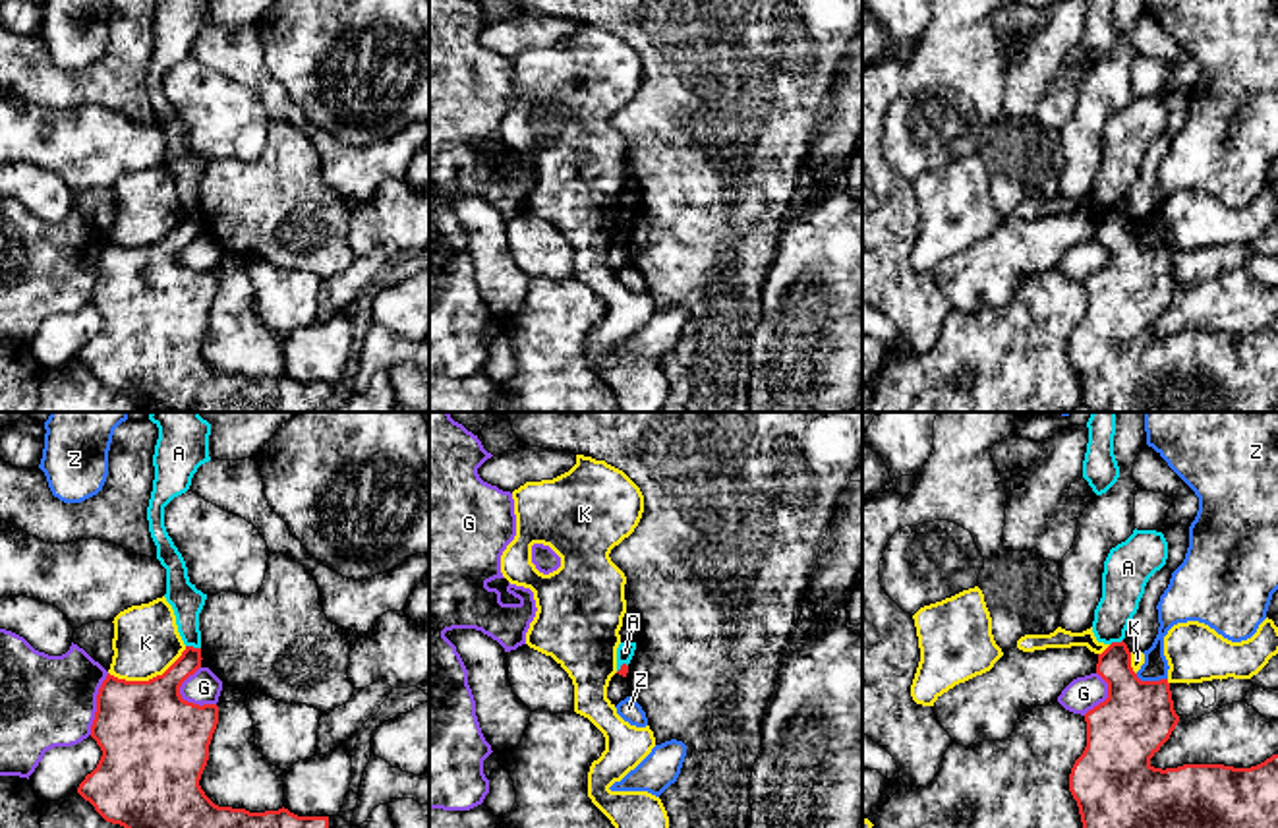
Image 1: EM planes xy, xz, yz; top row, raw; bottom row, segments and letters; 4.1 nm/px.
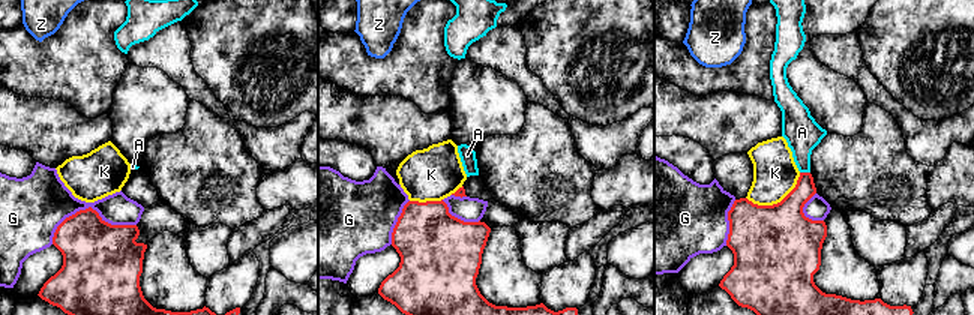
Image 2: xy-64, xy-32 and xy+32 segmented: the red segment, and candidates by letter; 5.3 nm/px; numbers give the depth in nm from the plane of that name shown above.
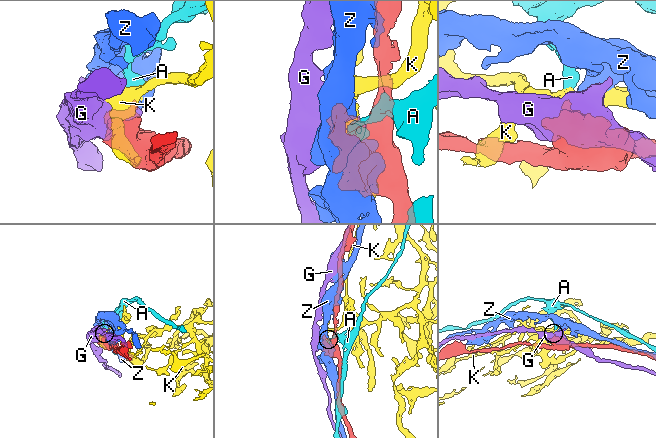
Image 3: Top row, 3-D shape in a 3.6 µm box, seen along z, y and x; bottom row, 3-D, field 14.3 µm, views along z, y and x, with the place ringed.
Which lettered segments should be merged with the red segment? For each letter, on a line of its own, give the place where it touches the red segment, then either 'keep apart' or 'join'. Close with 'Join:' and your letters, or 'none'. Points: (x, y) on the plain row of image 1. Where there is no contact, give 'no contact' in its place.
A: xy (192, 213) | keep apart
G: xy (182, 266) | keep apart
K: xy (149, 246) | keep apart
Z: yz (1151, 248) | keep apart
Join: none

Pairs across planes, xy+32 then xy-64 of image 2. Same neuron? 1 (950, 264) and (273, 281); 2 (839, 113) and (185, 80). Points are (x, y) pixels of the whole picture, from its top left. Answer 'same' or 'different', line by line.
1: same
2: different

